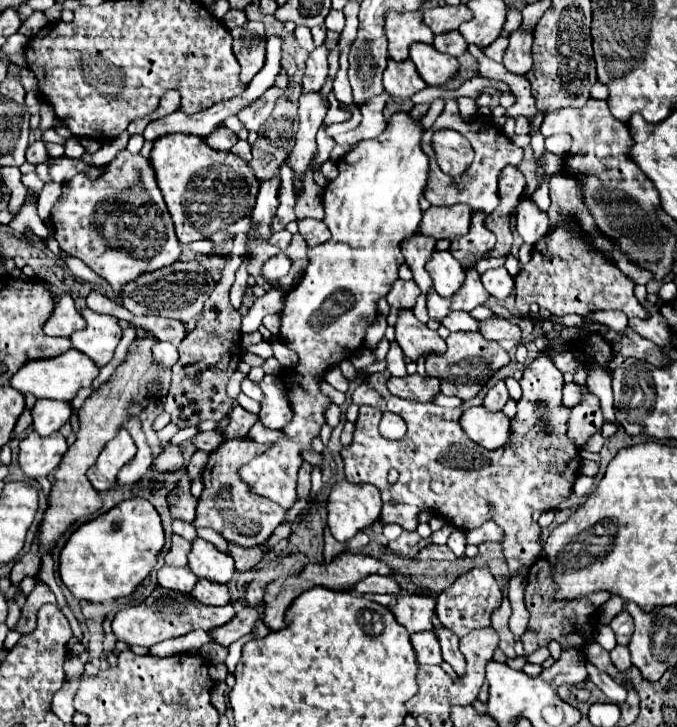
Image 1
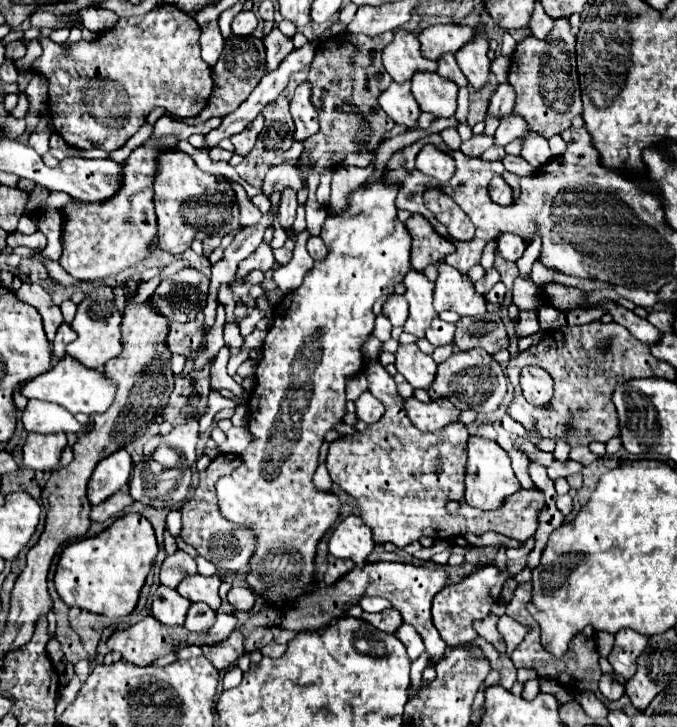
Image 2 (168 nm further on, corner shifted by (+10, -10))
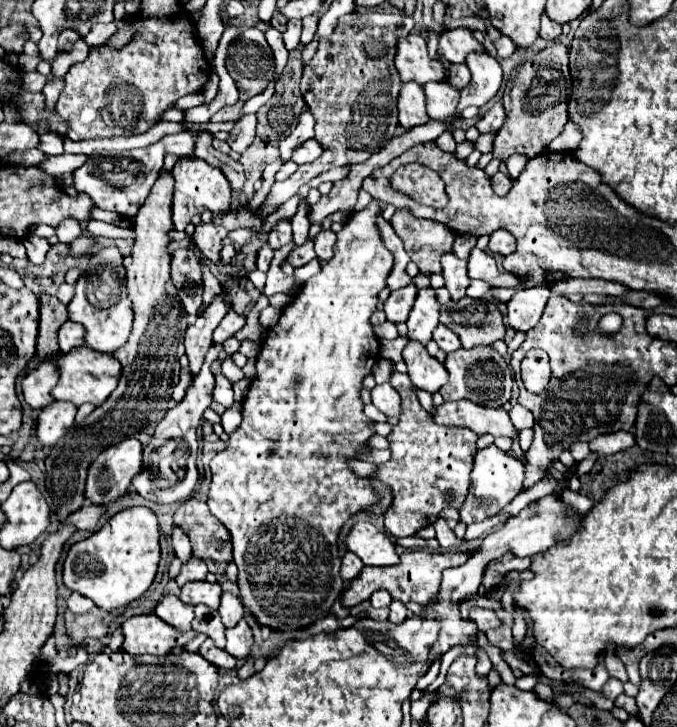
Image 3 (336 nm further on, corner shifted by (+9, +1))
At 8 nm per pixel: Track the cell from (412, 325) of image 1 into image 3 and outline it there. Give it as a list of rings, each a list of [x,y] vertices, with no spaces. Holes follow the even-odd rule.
[[[409,341],[403,351],[403,359],[407,363],[409,377],[417,389],[437,393],[447,383],[447,369],[437,359],[433,359],[417,341]]]

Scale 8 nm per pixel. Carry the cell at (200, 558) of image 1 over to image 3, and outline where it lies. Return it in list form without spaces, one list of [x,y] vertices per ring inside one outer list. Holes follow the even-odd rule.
[[[199,581],[199,583],[191,583],[185,585],[181,589],[181,601],[185,605],[207,605],[211,609],[219,607],[219,597],[221,597],[221,585],[219,583],[207,583],[207,581]]]

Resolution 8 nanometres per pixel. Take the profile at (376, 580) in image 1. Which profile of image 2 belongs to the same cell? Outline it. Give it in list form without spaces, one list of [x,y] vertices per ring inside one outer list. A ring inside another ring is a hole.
[[[362,598],[360,606],[364,612],[382,612],[382,610],[390,608],[390,602],[384,598]]]

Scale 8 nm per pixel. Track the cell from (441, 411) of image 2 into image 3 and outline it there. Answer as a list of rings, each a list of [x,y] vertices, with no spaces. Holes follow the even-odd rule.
[[[471,401],[443,403],[433,413],[433,419],[443,427],[465,427],[477,435],[489,433],[493,437],[509,437],[511,441],[519,435],[509,419],[507,409],[489,409]]]

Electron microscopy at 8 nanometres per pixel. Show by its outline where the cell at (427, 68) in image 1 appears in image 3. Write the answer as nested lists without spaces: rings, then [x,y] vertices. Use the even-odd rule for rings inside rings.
[[[431,83],[425,85],[425,95],[427,95],[427,113],[435,121],[451,121],[457,113],[457,103],[459,103],[459,91],[453,89],[449,83]]]

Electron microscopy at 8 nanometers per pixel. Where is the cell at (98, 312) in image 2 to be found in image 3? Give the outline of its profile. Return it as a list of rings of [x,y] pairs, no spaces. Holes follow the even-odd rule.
[[[103,247],[91,255],[87,271],[83,271],[75,283],[75,295],[67,305],[67,311],[71,321],[81,323],[87,329],[87,347],[113,353],[127,343],[133,323],[133,309],[125,287],[123,255],[117,247]]]

